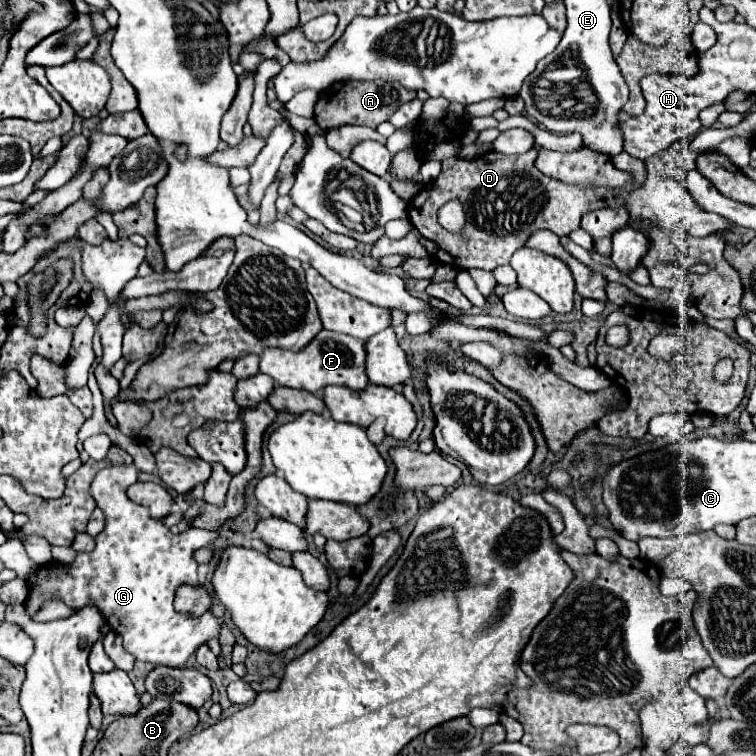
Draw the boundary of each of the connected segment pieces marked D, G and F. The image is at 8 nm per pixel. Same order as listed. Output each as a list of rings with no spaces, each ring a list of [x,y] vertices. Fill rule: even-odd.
[[[529,150],[521,156],[501,156],[499,152],[487,152],[481,154],[479,158],[473,160],[463,160],[463,158],[447,158],[441,162],[441,174],[425,184],[419,192],[417,198],[413,198],[409,202],[409,220],[413,222],[413,226],[417,226],[417,230],[421,232],[421,236],[425,236],[427,240],[435,242],[437,254],[435,254],[435,262],[441,264],[449,264],[453,268],[459,270],[471,270],[471,268],[481,268],[481,270],[493,270],[497,266],[509,264],[509,258],[513,256],[513,252],[517,252],[519,248],[525,246],[525,240],[537,232],[537,230],[551,230],[557,236],[569,236],[573,230],[579,228],[581,216],[585,212],[597,210],[597,208],[605,208],[605,206],[623,206],[625,204],[625,196],[629,192],[629,188],[607,188],[607,186],[597,186],[597,188],[581,188],[575,184],[565,184],[557,178],[549,178],[545,174],[541,174],[535,168],[535,158],[537,158],[537,150]],[[449,200],[459,200],[463,204],[465,210],[465,226],[453,234],[449,230],[445,230],[439,220],[437,220],[437,212],[443,204],[447,204]]]
[[[109,466],[103,468],[95,474],[91,482],[91,496],[95,504],[103,510],[105,514],[105,530],[95,538],[97,546],[93,552],[81,552],[77,554],[75,562],[71,566],[63,564],[53,564],[49,568],[39,568],[35,576],[29,580],[29,606],[27,610],[33,614],[43,600],[51,596],[59,596],[69,608],[83,608],[85,604],[95,604],[99,606],[101,614],[105,616],[107,624],[111,626],[113,632],[123,636],[125,648],[137,658],[153,664],[165,664],[165,666],[183,666],[195,650],[209,642],[211,638],[219,636],[221,622],[219,618],[213,616],[213,612],[203,614],[201,618],[191,618],[189,614],[177,614],[173,608],[173,598],[175,590],[181,584],[193,584],[197,586],[197,562],[193,558],[193,552],[201,546],[209,546],[219,538],[219,532],[213,530],[199,530],[199,528],[189,528],[179,534],[171,534],[167,526],[155,518],[149,516],[149,510],[133,504],[127,498],[127,488],[137,482],[139,470],[131,466]]]
[[[321,330],[301,352],[267,348],[261,354],[261,372],[269,374],[279,386],[299,388],[313,394],[321,394],[329,384],[339,384],[353,390],[365,390],[369,386],[369,378],[365,376],[365,342],[329,330]]]

